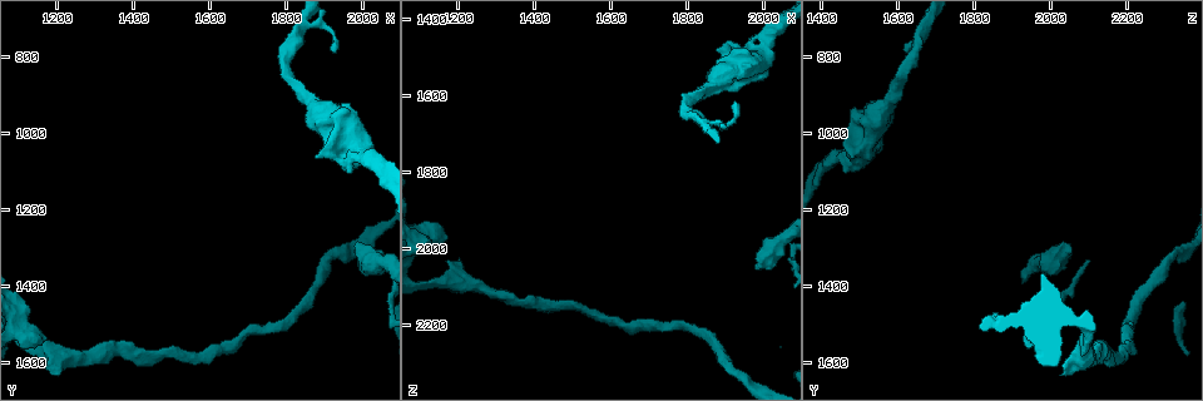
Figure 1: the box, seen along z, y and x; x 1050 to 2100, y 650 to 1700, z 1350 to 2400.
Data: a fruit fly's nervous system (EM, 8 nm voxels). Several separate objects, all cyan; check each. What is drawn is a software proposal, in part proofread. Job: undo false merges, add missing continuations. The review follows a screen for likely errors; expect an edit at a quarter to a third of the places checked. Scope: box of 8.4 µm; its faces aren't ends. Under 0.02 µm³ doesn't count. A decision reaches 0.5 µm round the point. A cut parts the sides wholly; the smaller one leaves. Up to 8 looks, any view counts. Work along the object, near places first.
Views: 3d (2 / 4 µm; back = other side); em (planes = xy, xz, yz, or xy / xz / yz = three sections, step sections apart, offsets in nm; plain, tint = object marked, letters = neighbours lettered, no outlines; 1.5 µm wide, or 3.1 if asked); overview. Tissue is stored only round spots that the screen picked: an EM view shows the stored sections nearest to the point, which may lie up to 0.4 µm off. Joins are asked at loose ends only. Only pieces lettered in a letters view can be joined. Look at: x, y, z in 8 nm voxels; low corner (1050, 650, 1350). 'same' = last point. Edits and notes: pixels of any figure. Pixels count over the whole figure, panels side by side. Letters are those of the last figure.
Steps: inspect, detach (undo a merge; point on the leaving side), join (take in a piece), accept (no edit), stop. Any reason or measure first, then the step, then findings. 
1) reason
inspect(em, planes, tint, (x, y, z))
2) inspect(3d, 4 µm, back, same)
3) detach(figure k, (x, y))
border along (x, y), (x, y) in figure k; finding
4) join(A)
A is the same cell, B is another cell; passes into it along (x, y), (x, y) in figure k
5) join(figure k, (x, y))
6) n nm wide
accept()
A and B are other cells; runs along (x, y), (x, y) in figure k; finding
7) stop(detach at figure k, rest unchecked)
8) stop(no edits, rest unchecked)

an open end
inspect(em, xz, step 4, tint, (1890, 1065, 1480))

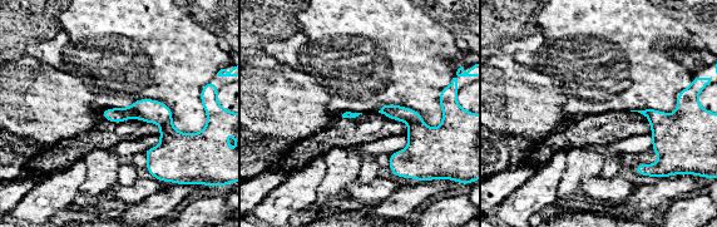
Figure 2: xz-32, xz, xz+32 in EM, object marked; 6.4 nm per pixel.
what lies round it
inspect(em, xz, step 4, letters, same)

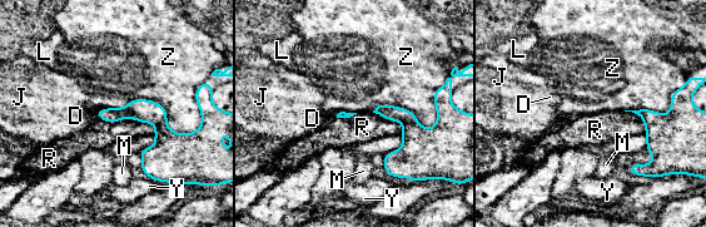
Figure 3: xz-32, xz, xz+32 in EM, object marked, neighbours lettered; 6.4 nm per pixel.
accept()
D, J, L, M, R, Y and Z are other cells; runs along (99, 113), (148, 113), (183, 141) in figure 3; no lettered piece goes on from it

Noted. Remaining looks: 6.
stops while still wide
inspect(3d, 2 µm, (1975, 1300, 2050))

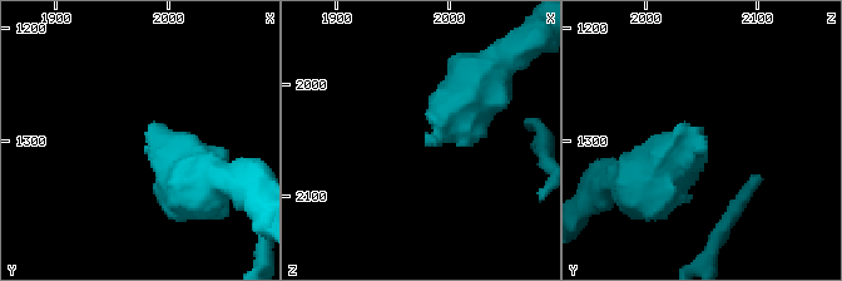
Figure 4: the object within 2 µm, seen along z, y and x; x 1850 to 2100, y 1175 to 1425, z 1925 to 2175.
inspect(em, planes, letters, (1978, 1306, 2054))

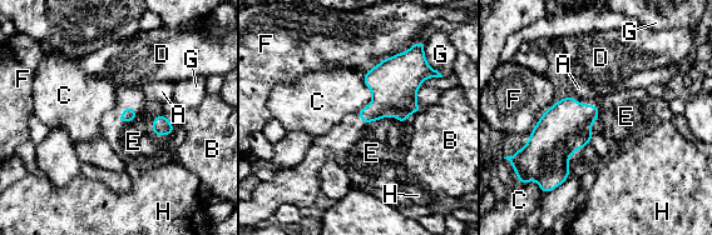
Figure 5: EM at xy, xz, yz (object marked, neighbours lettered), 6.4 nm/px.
E touches over 500 nm
join(E)
E is the same cell, A, B, C, D, F, G and H are other cells; passes into it along (564, 128), (592, 131), (626, 116) in figure 5; the neuron continues

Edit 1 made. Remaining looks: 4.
inspect(overview)

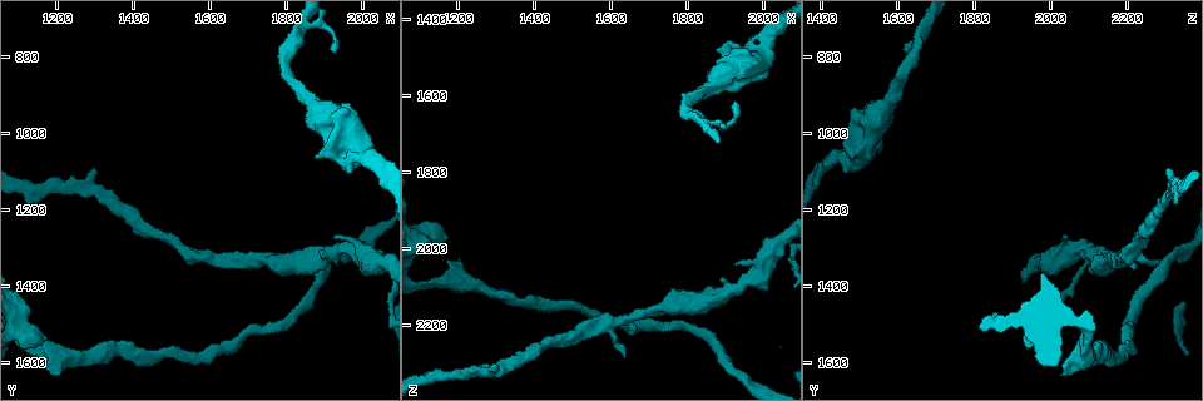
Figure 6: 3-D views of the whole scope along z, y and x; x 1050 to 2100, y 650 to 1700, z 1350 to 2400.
an open end
inspect(em, 3.1 µm, planes, letters, (1190, 1620, 2035))

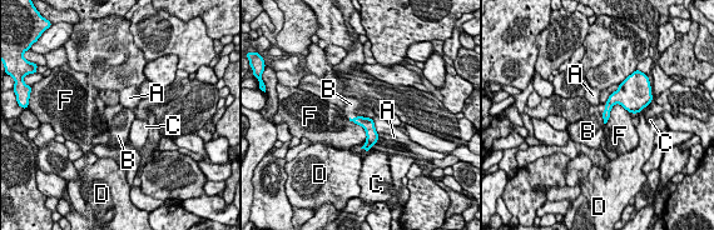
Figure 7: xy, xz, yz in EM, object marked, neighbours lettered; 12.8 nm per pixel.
join(B)
B is the same cell, A, C, D and F are other cells; passes into it along (366, 123), (366, 118), (351, 105) in figure 7; the neuron continues

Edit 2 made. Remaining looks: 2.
stop(join at figure 5, join at figure 7, rest unchecked)

